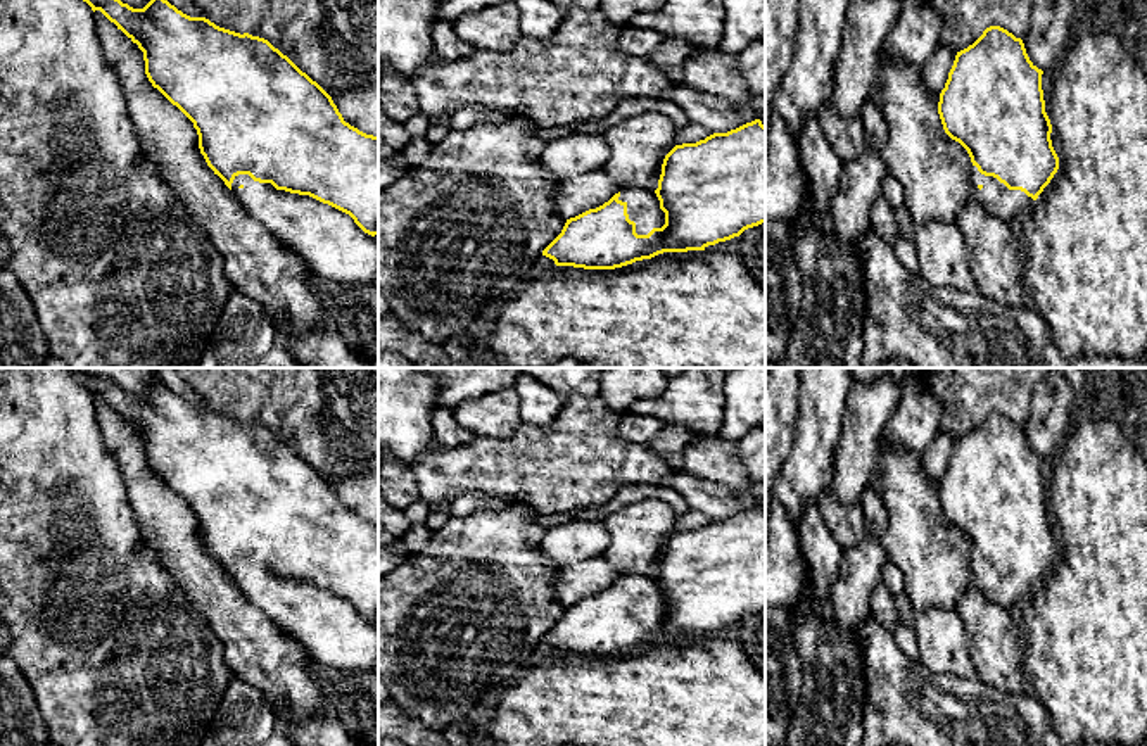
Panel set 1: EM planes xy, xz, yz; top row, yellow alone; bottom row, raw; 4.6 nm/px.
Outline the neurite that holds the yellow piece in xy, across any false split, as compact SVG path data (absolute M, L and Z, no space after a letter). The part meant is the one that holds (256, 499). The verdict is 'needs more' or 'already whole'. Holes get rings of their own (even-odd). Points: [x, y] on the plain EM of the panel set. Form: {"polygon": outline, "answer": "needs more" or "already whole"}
{"polygon": "M74 371L92 397L100 397L143 439L145 461L192 509L207 553L276 627L294 637L316 665L344 672L378 668L378 523L366 522L344 508L332 484L268 427L235 420L206 404L190 404L162 383L143 395L119 385Z", "answer": "needs more"}

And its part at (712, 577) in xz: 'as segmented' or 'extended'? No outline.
extended

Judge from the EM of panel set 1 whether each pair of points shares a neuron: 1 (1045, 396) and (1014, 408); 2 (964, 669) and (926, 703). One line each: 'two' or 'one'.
1: two
2: two

